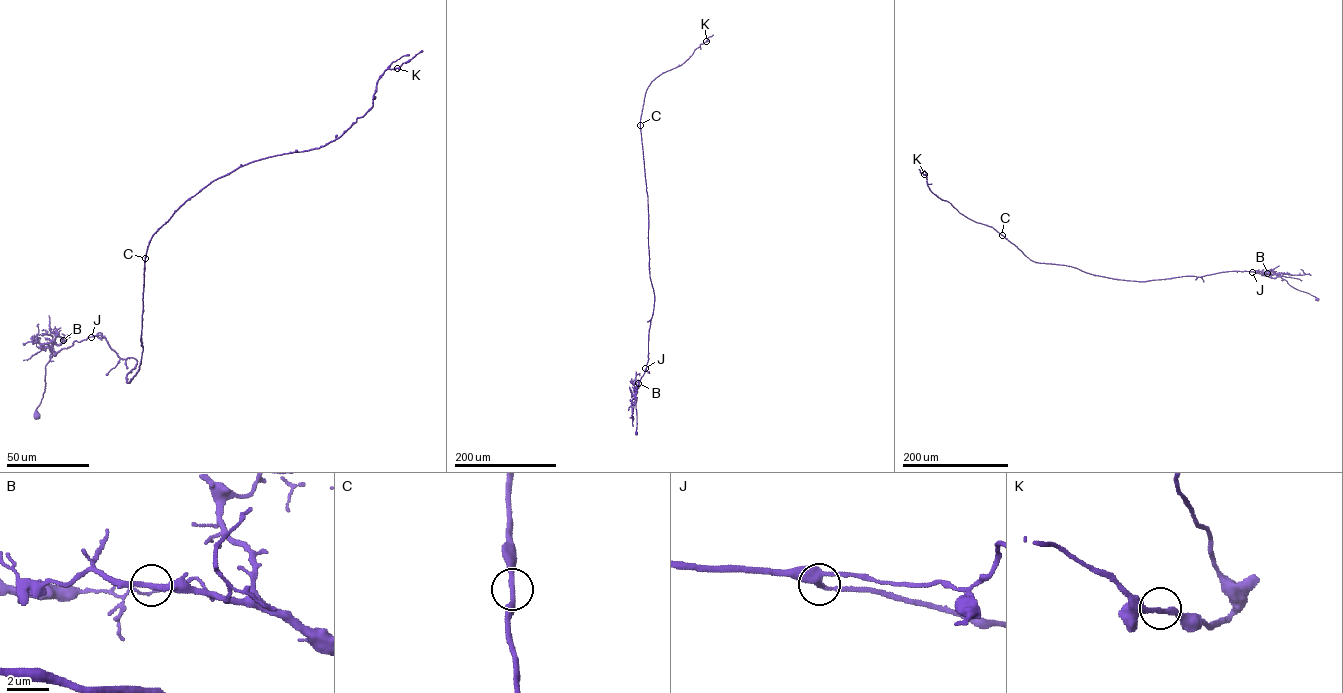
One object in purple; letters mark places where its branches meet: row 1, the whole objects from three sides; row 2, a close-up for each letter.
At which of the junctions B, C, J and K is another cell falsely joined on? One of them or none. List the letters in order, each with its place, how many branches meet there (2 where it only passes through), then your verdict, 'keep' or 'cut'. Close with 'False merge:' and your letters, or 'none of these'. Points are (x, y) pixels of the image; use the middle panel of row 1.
B: (638, 383) | 2 | keep
C: (640, 125) | 2 | keep
J: (645, 368) | 2 | keep
K: (706, 41) | 2 | keep
False merge: none of these

